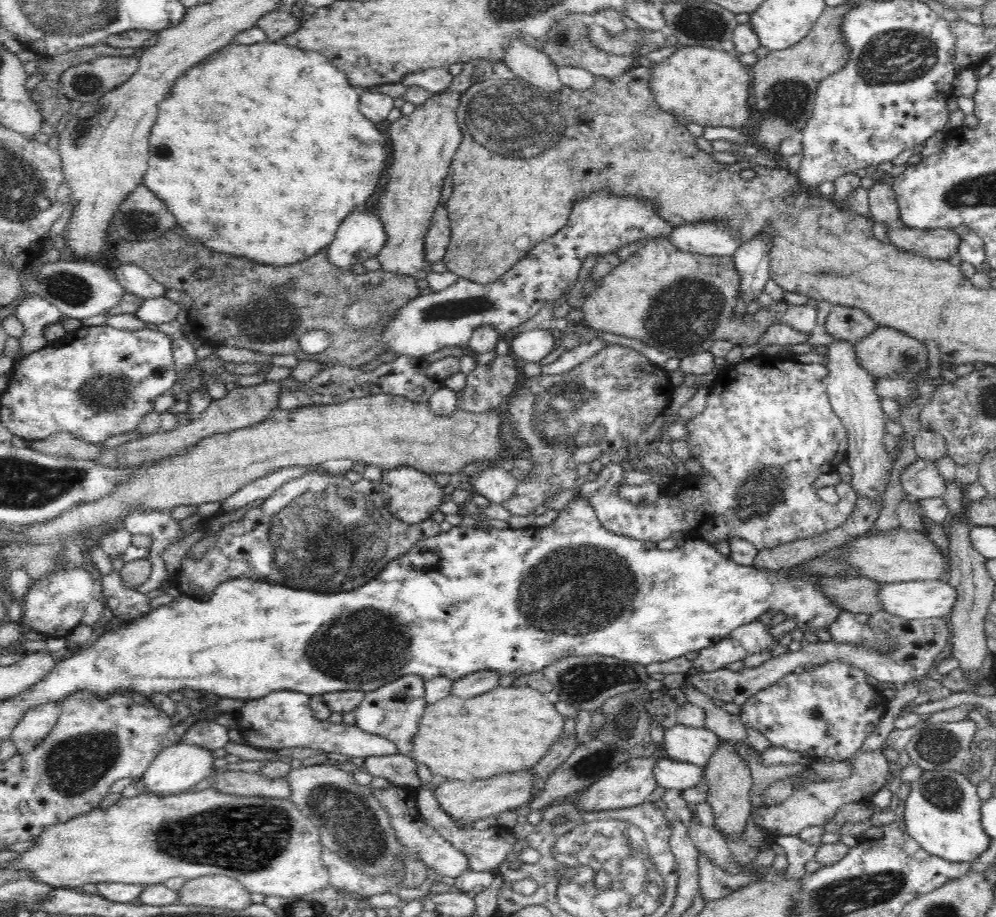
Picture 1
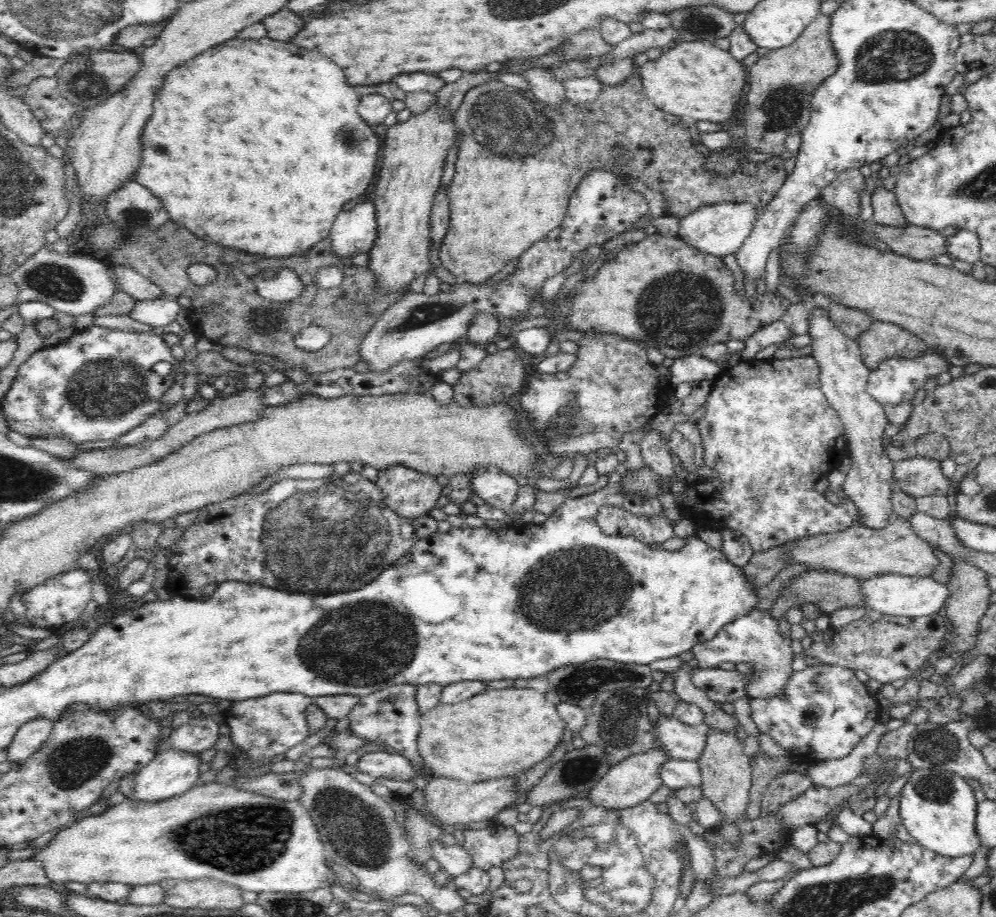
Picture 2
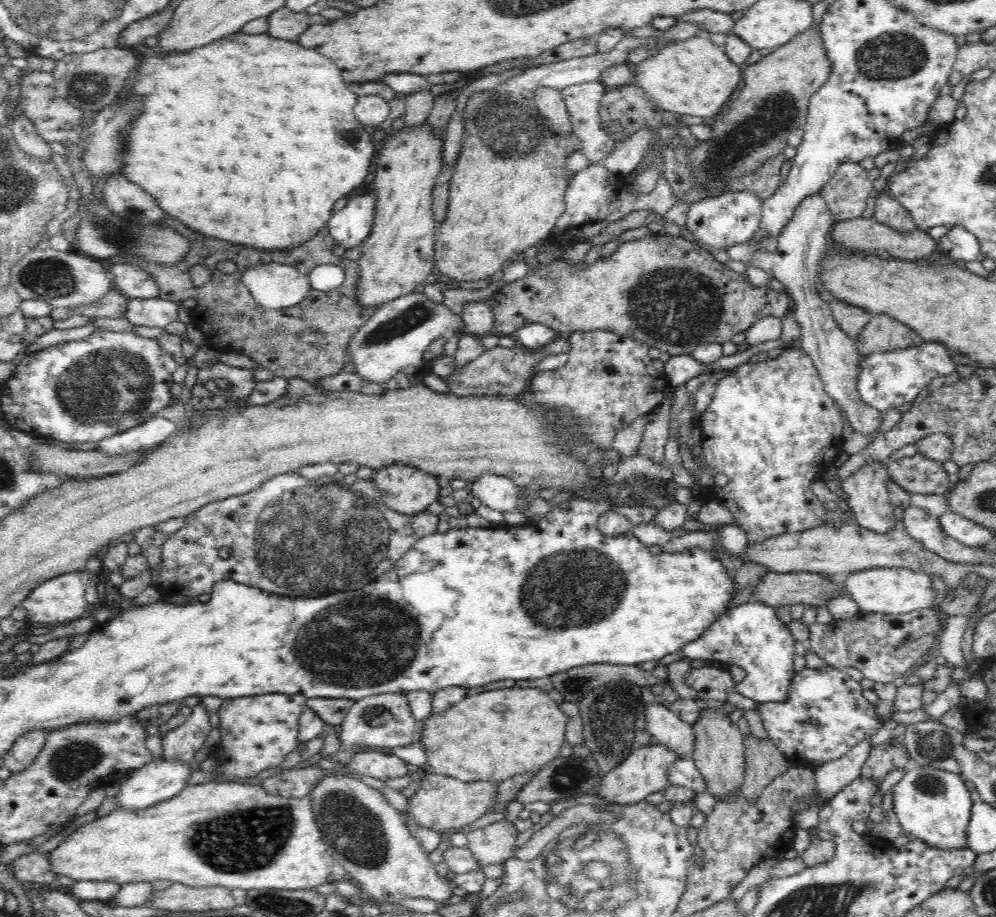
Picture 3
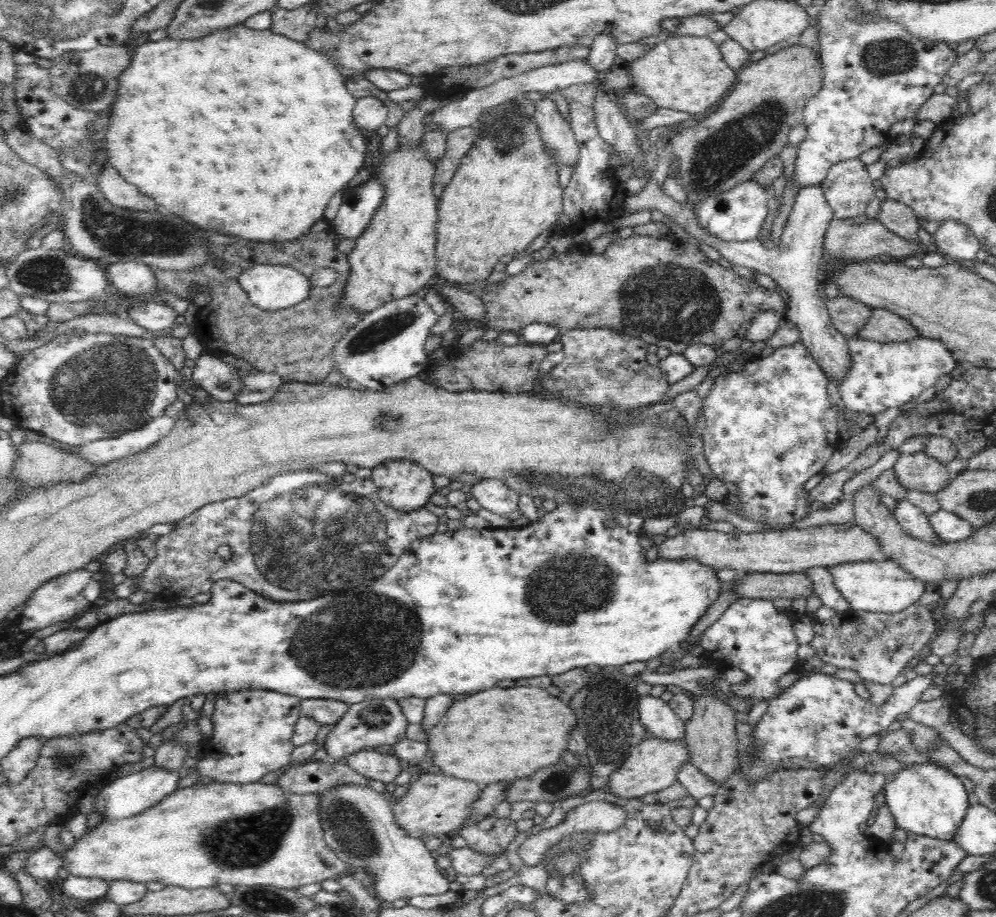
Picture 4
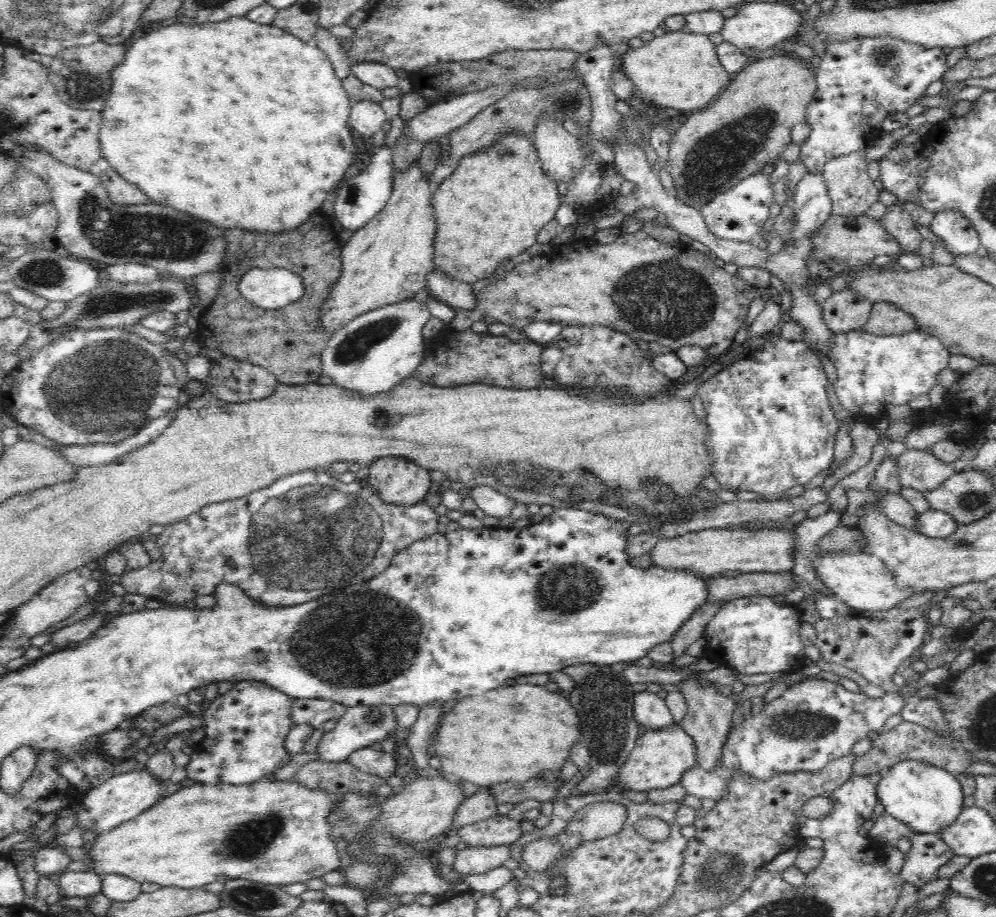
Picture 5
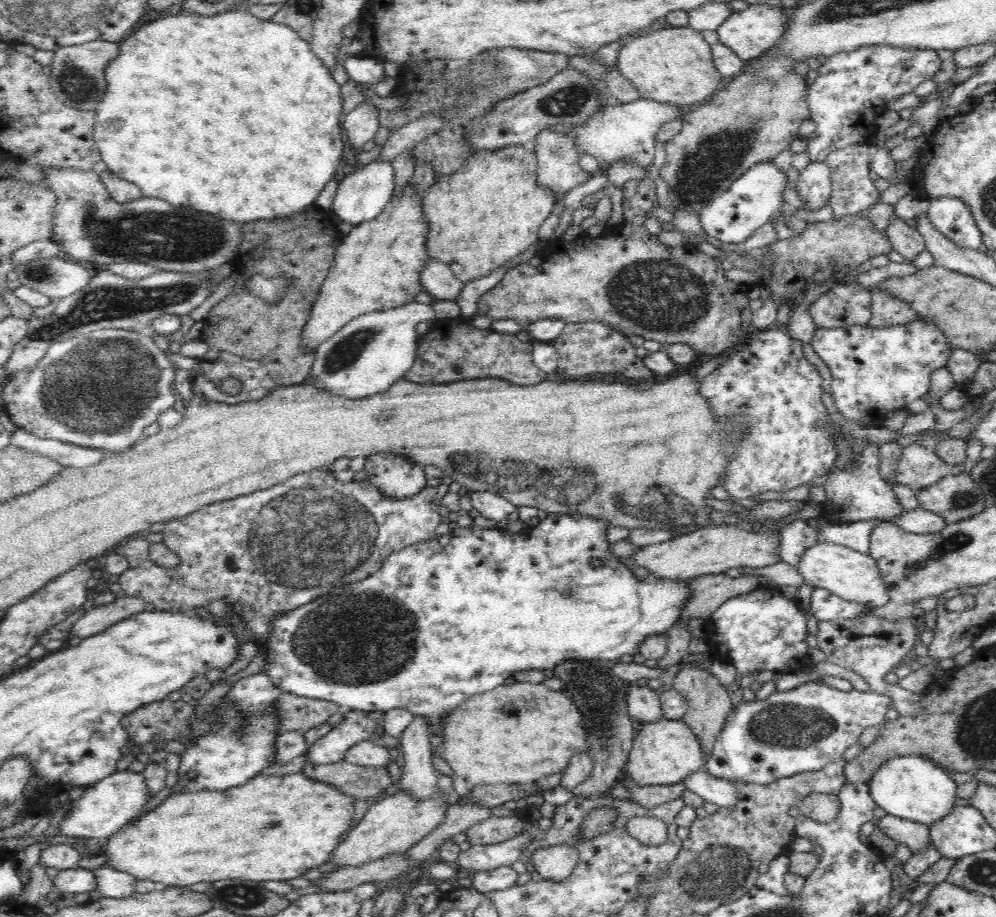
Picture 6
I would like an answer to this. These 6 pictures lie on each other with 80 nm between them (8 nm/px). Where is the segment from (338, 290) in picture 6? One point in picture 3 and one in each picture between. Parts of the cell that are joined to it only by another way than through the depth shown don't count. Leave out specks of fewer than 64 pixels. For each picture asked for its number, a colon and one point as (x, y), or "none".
3: (399, 253)
4: (394, 257)
5: (388, 260)

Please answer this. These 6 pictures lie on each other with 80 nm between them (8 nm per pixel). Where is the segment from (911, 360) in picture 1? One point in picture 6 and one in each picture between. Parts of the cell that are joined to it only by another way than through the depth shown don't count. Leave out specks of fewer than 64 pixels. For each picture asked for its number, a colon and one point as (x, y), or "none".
2: (882, 340)
3: (882, 333)
4: (883, 325)
5: (886, 318)
6: (886, 309)

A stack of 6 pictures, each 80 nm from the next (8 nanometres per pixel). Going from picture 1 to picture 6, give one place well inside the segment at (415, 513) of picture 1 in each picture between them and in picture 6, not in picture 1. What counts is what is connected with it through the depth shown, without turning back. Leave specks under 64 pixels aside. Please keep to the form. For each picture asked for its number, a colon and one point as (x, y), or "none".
2: (411, 494)
3: (405, 489)
4: (401, 484)
5: (397, 481)
6: (394, 475)

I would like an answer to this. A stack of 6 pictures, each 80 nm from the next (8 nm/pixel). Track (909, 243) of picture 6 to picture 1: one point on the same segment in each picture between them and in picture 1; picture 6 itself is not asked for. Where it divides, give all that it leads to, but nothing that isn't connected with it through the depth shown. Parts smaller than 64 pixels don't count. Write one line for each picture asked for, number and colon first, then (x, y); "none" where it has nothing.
1: (882, 200)
2: (886, 211)
3: (888, 211)
4: (898, 217)
5: (898, 223)

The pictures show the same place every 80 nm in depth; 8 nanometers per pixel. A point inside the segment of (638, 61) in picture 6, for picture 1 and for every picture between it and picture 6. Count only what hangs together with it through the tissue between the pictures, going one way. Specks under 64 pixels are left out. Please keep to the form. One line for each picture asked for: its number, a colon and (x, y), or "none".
1: (708, 86)
2: (697, 79)
3: (694, 76)
4: (686, 73)
5: (679, 69)

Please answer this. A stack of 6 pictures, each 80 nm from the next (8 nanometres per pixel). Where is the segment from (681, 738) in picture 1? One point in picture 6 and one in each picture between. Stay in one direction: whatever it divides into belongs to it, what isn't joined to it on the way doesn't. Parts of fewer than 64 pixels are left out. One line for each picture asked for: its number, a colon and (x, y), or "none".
2: (680, 741)
3: (662, 723)
4: (655, 714)
5: (649, 710)
6: (643, 705)

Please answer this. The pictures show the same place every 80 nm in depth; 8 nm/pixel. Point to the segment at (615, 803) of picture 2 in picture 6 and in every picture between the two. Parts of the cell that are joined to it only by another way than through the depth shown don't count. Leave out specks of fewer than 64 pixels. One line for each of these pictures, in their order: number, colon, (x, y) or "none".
3: (644, 771)
4: (652, 765)
5: (660, 757)
6: (665, 752)

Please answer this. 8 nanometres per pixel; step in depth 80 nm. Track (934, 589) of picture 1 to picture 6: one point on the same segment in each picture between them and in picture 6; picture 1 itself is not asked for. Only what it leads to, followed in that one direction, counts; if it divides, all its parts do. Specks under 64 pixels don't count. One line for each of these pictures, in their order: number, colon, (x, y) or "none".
2: (895, 594)
3: (895, 591)
4: (880, 587)
5: (861, 580)
6: (839, 570)

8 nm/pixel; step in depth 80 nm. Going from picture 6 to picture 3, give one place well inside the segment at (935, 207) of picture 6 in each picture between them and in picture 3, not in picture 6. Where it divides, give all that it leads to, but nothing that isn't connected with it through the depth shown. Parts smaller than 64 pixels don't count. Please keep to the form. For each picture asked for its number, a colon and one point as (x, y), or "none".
3: (958, 244)
4: (953, 238)
5: (957, 234)

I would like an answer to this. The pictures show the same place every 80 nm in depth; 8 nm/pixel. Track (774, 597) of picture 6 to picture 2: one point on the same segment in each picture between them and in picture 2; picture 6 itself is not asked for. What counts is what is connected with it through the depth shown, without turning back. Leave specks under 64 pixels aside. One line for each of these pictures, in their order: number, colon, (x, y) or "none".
2: (755, 638)
3: (750, 635)
4: (752, 634)
5: (753, 635)

